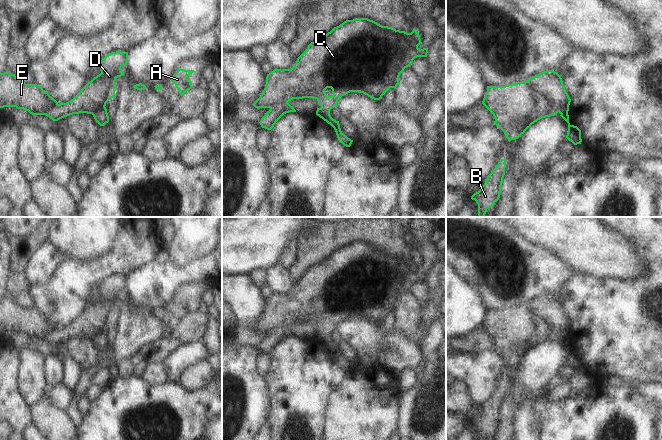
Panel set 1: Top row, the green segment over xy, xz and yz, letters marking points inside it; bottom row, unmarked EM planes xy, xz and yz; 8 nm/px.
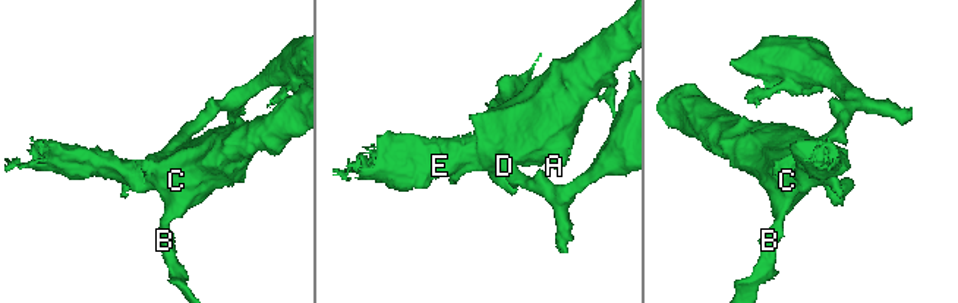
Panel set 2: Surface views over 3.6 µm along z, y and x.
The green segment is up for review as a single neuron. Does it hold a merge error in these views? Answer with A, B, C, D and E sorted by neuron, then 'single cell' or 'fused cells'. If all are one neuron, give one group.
groups A B C E / D; fused cells

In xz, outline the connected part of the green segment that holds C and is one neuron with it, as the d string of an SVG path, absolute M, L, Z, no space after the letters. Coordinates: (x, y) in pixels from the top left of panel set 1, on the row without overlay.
M368 242L346 244L319 264L311 266L307 273L297 282L291 293L274 293L267 298L265 312L252 329L257 333L271 332L279 327L289 326L293 323L316 323L320 330L319 332L317 331L316 339L334 352L338 364L344 370L350 371L353 364L341 355L339 345L331 341L330 334L337 330L338 324L342 320L350 316L360 316L374 324L380 324L390 312L396 313L399 308L399 300L404 293L410 291L415 282L427 281L428 272L419 273L420 268L422 266L415 252L411 257L407 257L392 251L382 250Z

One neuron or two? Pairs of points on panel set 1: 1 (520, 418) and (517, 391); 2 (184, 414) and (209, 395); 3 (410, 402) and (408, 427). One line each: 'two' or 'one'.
1: one
2: one
3: one

